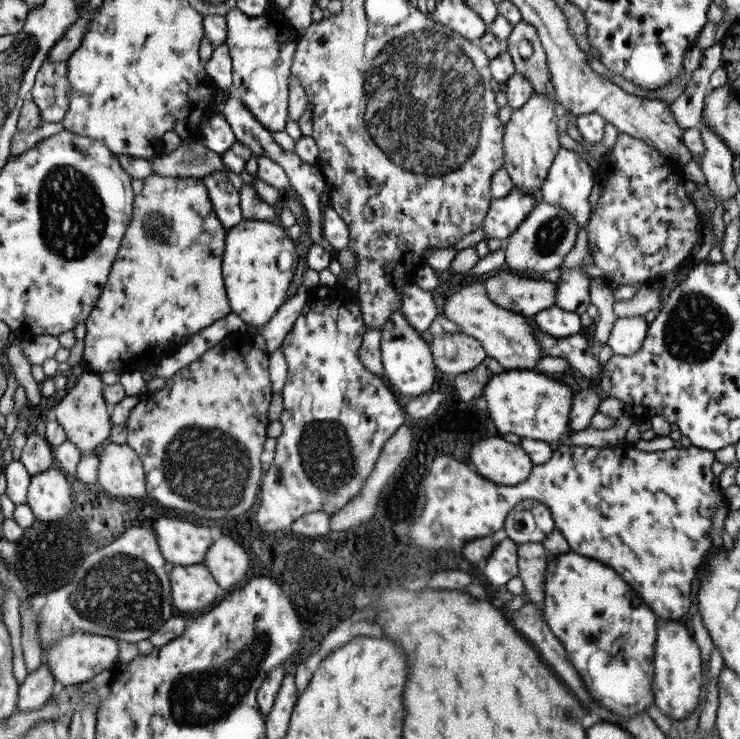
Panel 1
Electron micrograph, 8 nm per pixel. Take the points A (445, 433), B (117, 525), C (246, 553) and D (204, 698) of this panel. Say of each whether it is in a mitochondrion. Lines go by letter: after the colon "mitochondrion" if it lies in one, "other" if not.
A: other
B: other
C: other
D: mitochondrion

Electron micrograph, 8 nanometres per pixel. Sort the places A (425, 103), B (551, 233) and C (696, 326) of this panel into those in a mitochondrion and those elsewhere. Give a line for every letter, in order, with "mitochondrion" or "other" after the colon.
A: mitochondrion
B: mitochondrion
C: mitochondrion

